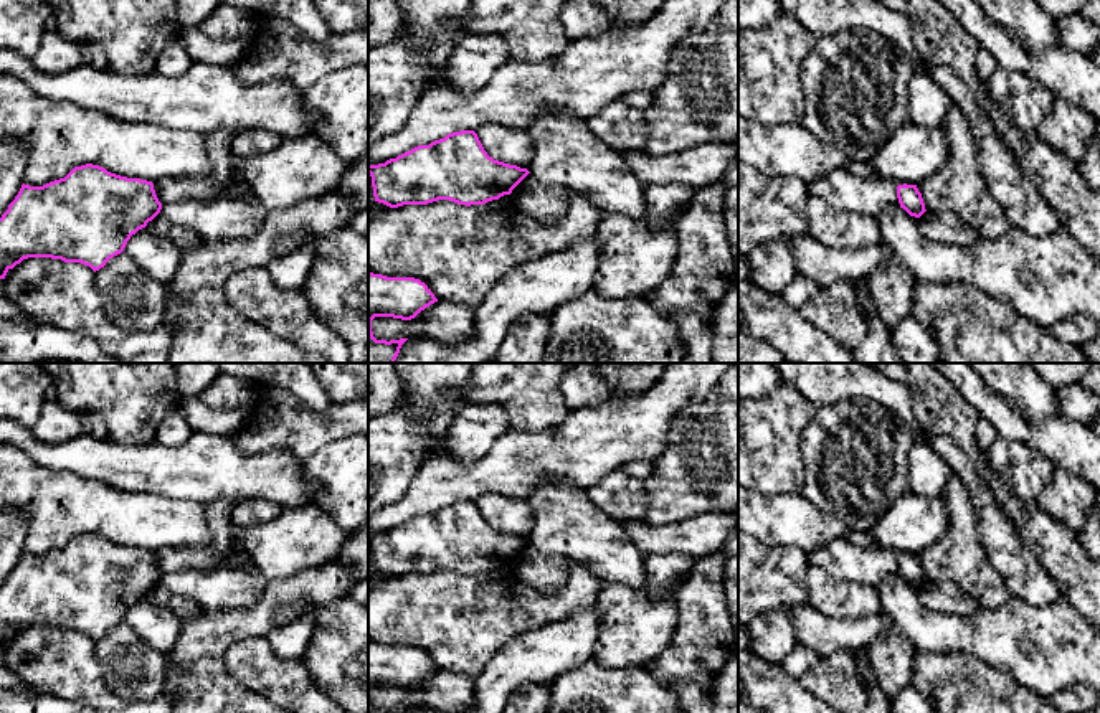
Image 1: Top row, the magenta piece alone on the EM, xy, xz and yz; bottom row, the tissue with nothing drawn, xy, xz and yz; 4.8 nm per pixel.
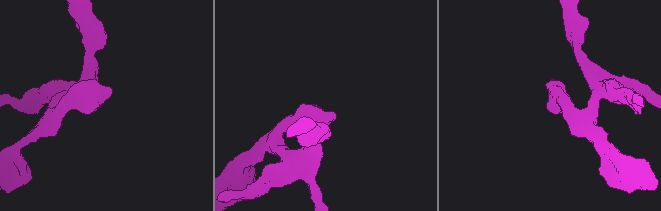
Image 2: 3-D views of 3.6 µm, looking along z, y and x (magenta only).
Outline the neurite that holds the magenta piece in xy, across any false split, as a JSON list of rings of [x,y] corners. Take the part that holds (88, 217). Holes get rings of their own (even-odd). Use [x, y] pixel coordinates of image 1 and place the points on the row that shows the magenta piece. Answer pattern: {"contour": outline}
{"contour": [[[92,163],[74,167],[64,178],[43,187],[23,183],[0,218],[0,279],[28,257],[81,262],[96,272],[160,210],[152,182],[121,177]]]}

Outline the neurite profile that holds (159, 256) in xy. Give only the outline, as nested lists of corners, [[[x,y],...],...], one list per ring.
[[[147,228],[132,234],[124,251],[162,286],[170,282],[182,261],[182,251],[168,236]]]

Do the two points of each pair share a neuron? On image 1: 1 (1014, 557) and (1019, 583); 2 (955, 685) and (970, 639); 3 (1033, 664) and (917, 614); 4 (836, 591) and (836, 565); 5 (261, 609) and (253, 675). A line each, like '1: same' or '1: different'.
1: same
2: different
3: same
4: different
5: different

